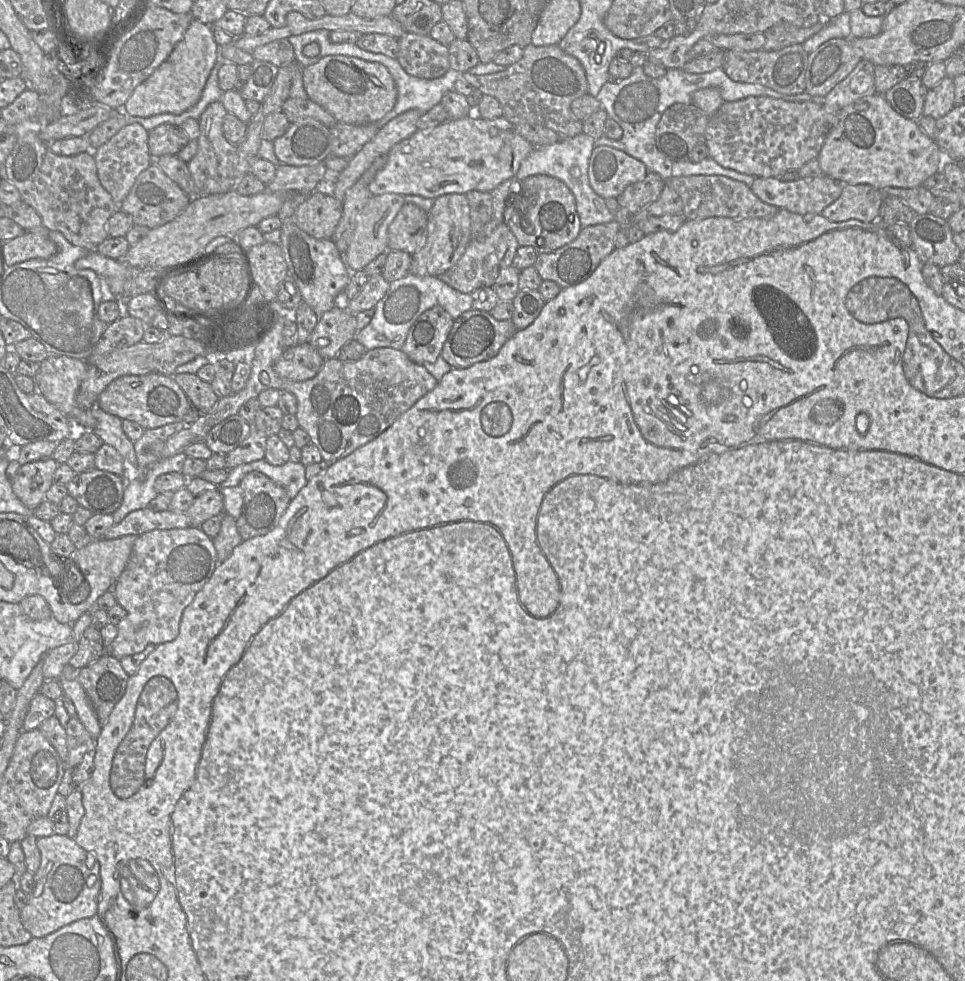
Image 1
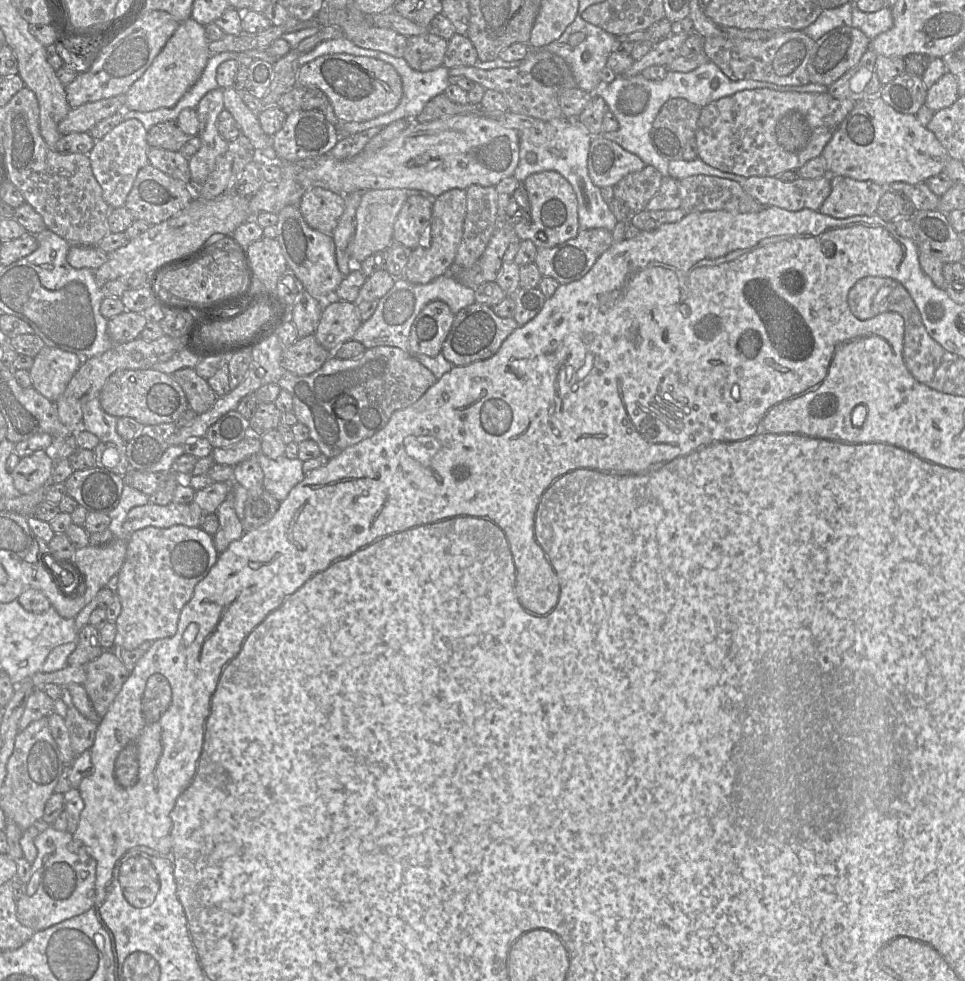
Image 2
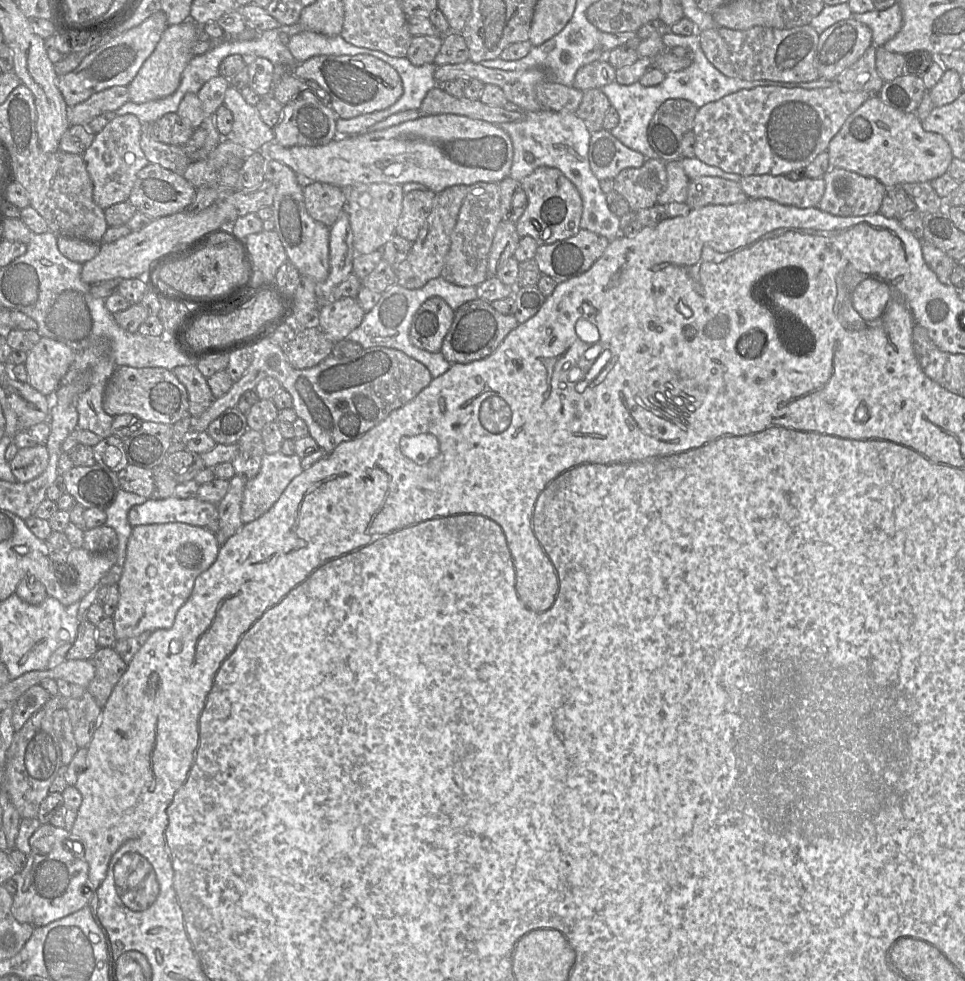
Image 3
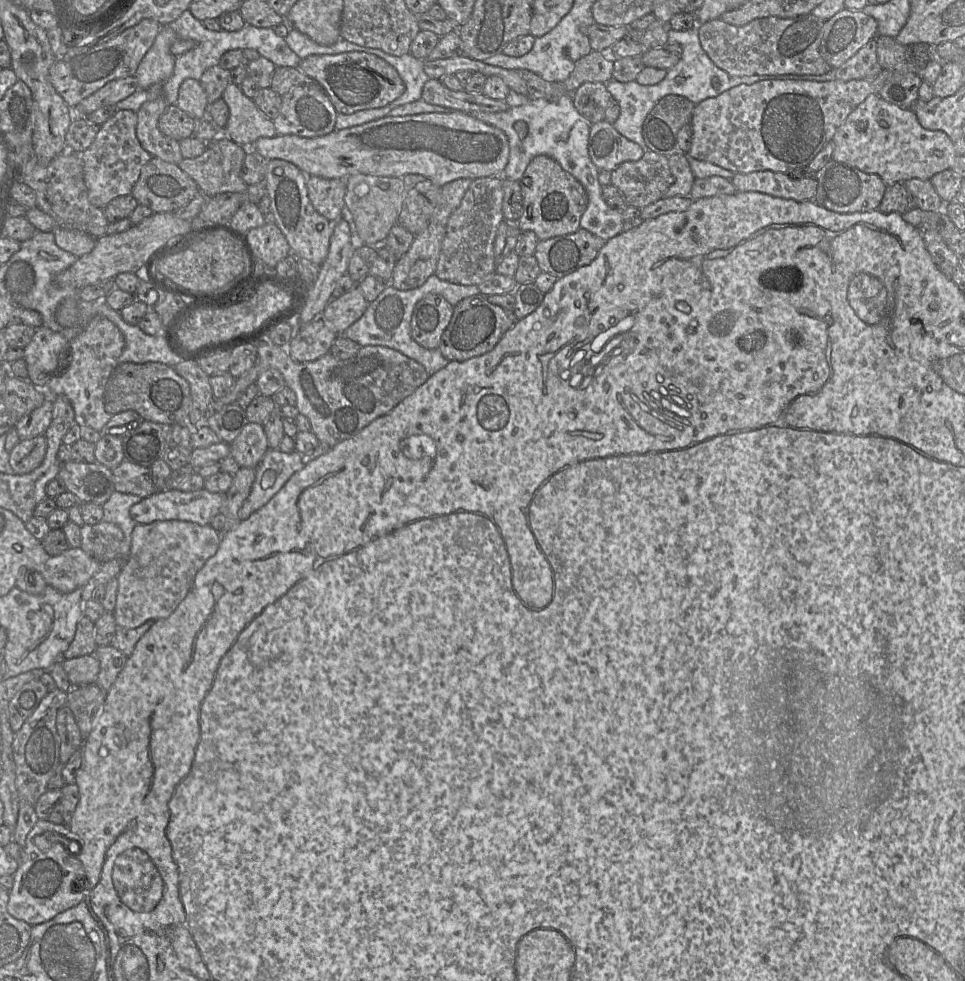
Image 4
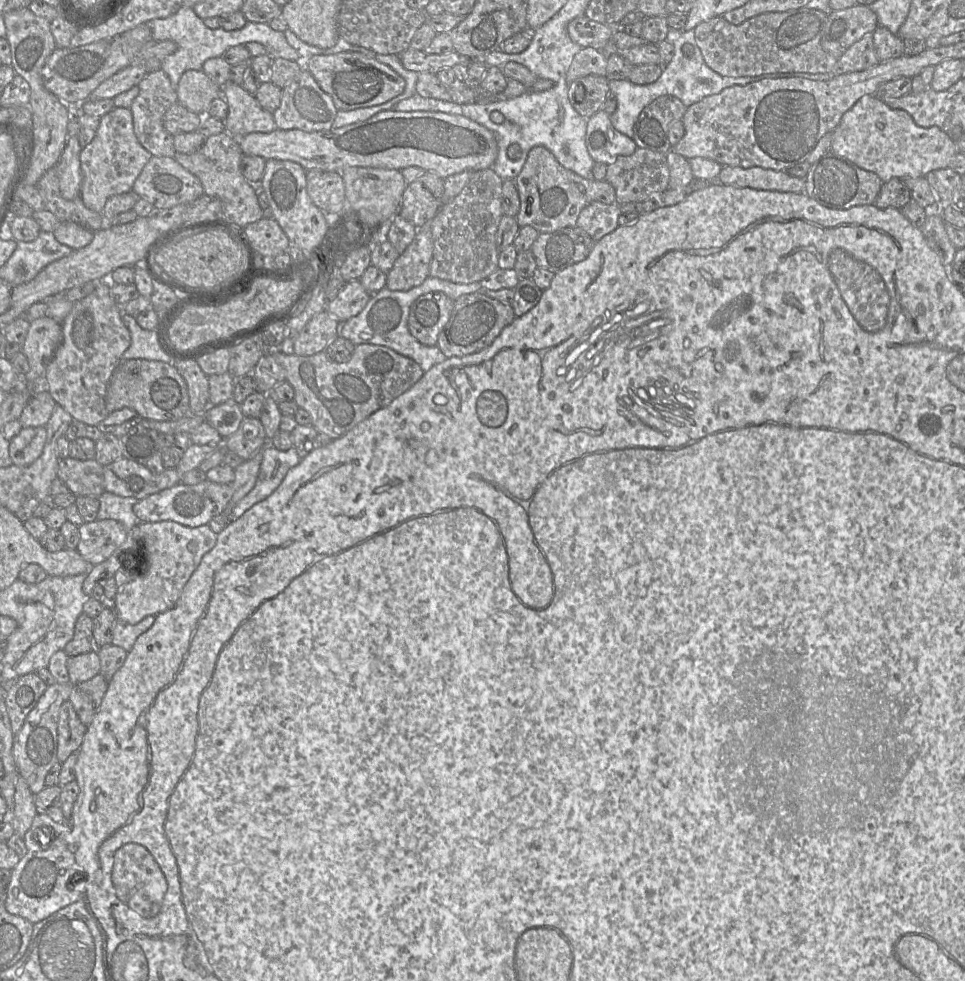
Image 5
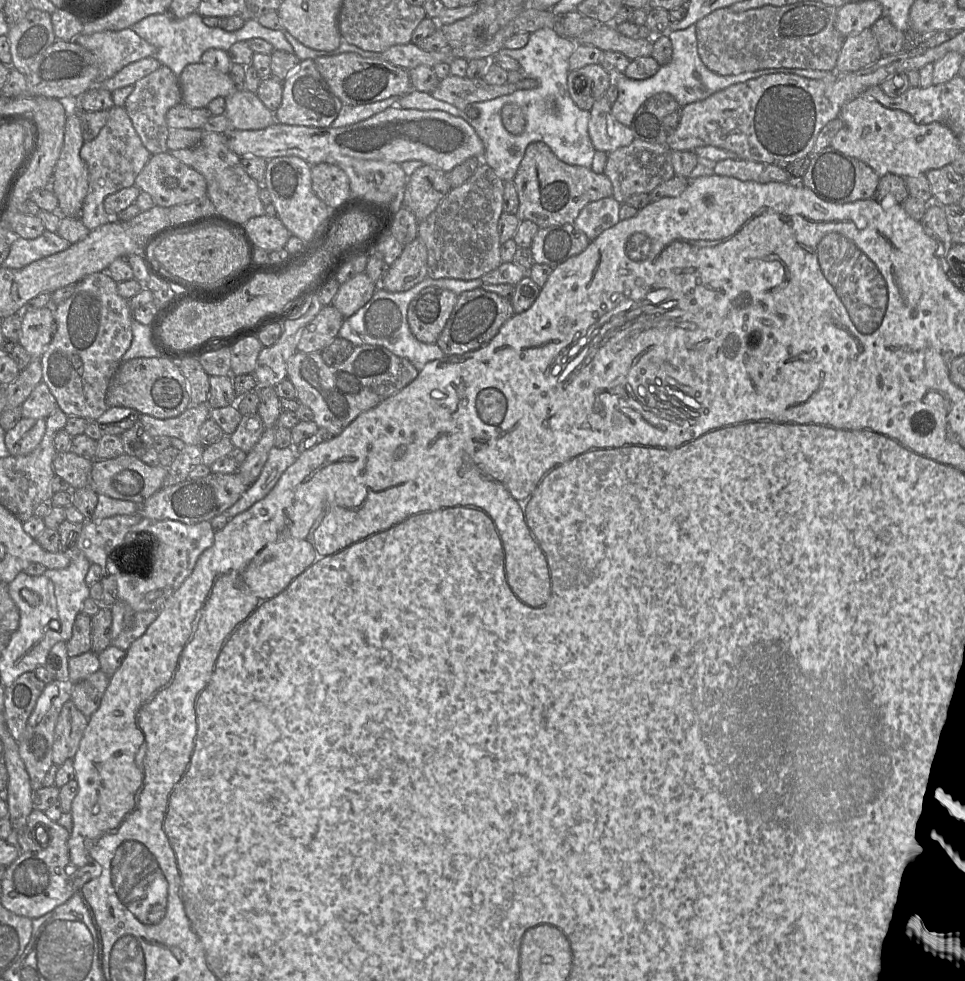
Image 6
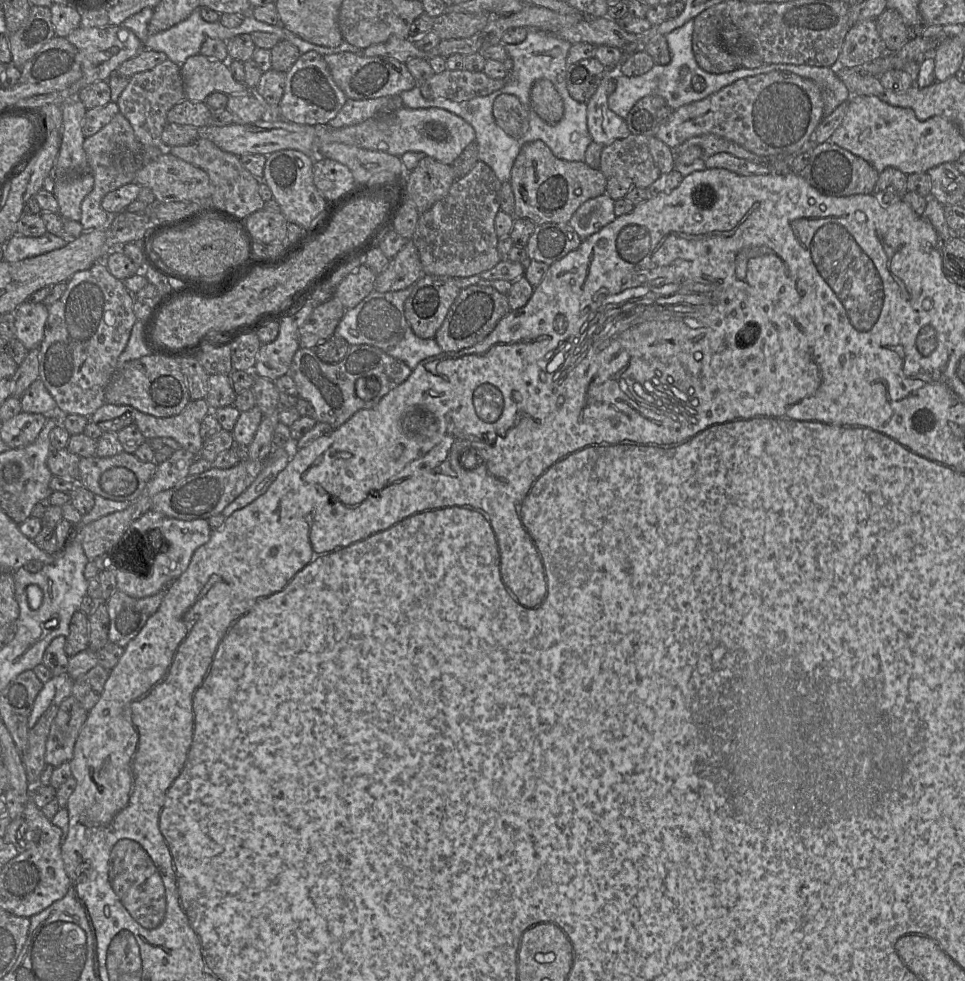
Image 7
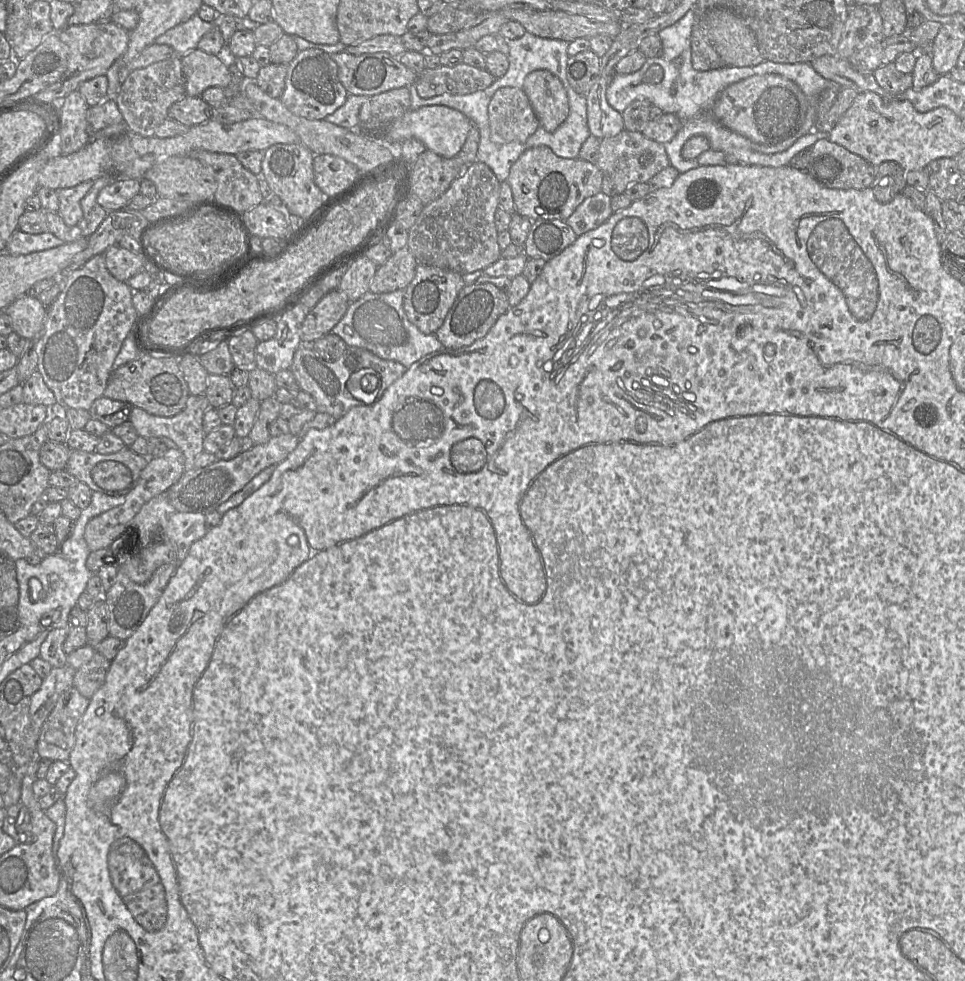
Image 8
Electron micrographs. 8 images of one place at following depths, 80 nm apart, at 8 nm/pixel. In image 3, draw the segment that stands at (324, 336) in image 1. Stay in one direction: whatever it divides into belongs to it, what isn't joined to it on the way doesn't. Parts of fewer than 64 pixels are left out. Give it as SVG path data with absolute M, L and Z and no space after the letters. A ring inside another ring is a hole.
M345 297L323 303L318 317L318 327L333 342L347 339L351 331L362 322L366 312L357 297Z

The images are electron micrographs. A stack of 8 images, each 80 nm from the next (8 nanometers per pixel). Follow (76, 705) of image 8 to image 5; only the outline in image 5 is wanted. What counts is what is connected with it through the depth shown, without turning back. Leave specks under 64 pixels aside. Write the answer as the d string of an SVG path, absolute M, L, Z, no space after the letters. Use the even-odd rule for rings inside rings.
M71 702L62 703L57 726L57 758L63 763L79 750L87 727L80 721Z

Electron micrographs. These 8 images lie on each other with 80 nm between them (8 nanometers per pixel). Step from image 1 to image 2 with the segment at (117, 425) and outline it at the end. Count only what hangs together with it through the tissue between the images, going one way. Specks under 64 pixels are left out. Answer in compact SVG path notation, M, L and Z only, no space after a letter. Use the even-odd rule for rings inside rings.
M94 397L82 407L82 428L95 434L102 442L113 442L125 446L126 441L116 429L118 417L106 413L99 401Z

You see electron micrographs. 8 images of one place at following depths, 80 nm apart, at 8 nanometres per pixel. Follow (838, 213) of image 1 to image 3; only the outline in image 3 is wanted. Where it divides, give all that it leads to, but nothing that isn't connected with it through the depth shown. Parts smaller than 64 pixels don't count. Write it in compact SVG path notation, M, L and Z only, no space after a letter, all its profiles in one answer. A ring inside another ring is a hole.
M830 168L823 179L825 191L818 204L820 210L841 217L879 213L887 188L876 178Z

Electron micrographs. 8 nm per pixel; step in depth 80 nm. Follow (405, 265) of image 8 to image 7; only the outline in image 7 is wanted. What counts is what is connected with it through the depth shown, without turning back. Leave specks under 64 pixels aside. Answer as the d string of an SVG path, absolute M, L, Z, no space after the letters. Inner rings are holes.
M410 240L389 260L387 267L376 275L374 290L380 293L403 290L414 285L422 275L418 250Z

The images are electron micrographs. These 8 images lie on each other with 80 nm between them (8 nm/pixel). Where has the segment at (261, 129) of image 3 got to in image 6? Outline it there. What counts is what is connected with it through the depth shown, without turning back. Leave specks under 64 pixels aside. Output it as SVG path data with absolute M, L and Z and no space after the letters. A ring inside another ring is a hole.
M239 88L226 98L225 115L230 128L260 130L275 123L275 114L259 99L256 93Z

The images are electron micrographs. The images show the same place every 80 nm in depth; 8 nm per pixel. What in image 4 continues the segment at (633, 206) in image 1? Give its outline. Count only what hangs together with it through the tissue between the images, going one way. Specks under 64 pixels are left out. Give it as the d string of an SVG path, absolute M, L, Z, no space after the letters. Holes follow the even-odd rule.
M650 150L644 152L639 160L623 162L611 171L611 184L620 190L629 206L638 209L662 198L673 181L668 158Z

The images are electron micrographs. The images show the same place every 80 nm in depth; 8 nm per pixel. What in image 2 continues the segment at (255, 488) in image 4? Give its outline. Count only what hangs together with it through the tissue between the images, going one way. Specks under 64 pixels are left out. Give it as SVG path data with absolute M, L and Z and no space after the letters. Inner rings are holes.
M260 452L257 460L263 471L264 488L279 502L286 499L294 488L305 477L299 458L289 459L285 455L271 459Z

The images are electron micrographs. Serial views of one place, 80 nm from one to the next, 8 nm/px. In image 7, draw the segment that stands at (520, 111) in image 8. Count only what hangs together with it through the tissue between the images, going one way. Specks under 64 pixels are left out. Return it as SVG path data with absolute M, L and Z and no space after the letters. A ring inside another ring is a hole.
M511 94L499 95L493 103L496 124L510 137L520 138L529 129L530 109Z

